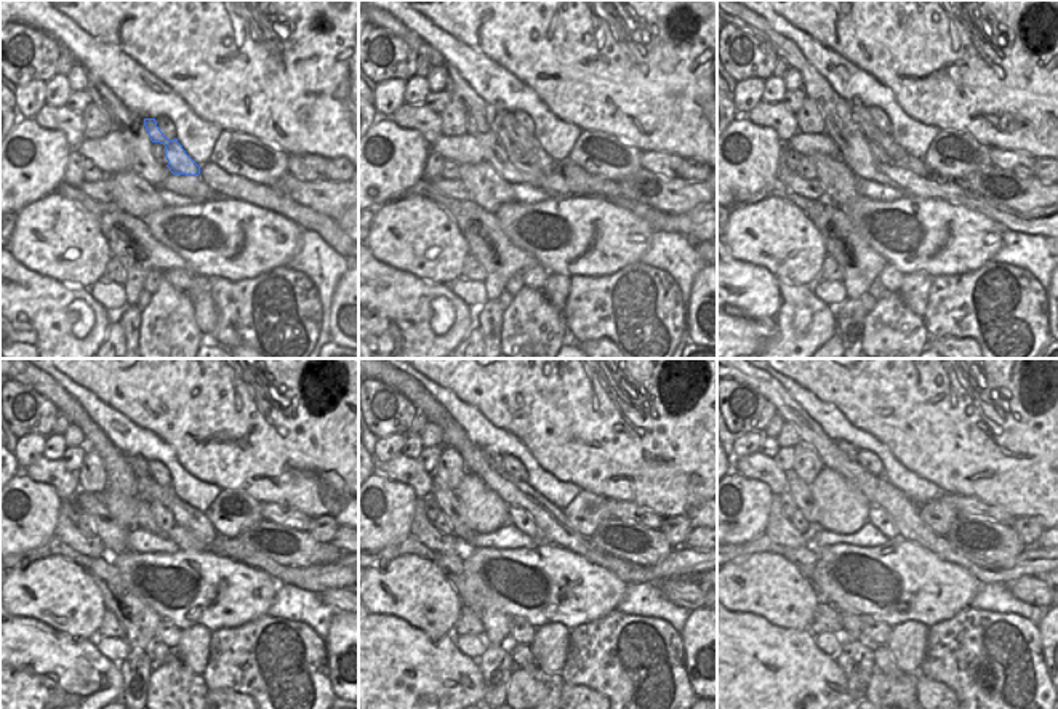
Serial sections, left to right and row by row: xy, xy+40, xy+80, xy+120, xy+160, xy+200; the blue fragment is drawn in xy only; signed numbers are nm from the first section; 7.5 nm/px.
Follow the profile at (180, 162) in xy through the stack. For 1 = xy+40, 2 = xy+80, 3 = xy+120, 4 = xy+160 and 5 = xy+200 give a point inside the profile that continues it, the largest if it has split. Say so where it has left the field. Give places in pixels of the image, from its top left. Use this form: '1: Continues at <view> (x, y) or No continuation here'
1: Continues at xy+40 (538, 157)
2: Continues at xy+80 (861, 117)
3: Continues at xy+120 (138, 464)
4: Continues at xy+160 (493, 460)
5: Continues at xy+200 (849, 450).

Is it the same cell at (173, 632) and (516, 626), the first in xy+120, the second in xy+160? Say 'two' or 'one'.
one

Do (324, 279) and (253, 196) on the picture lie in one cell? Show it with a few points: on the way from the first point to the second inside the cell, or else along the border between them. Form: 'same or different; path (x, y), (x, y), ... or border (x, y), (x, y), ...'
different; border (303, 228), (317, 232), (340, 253)

